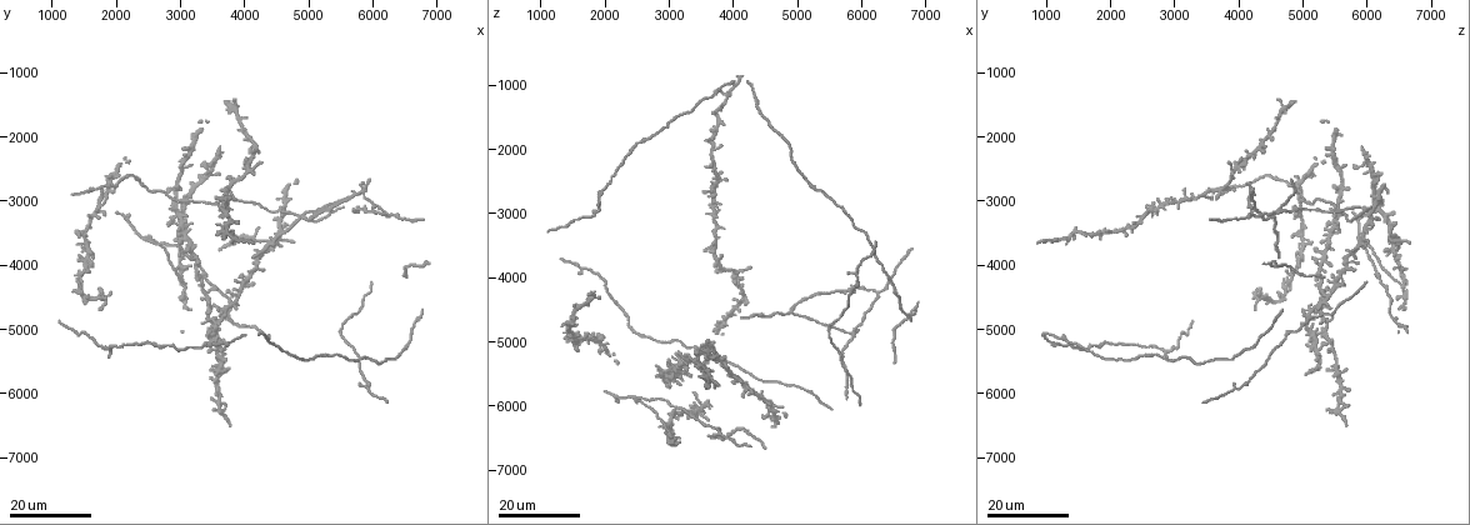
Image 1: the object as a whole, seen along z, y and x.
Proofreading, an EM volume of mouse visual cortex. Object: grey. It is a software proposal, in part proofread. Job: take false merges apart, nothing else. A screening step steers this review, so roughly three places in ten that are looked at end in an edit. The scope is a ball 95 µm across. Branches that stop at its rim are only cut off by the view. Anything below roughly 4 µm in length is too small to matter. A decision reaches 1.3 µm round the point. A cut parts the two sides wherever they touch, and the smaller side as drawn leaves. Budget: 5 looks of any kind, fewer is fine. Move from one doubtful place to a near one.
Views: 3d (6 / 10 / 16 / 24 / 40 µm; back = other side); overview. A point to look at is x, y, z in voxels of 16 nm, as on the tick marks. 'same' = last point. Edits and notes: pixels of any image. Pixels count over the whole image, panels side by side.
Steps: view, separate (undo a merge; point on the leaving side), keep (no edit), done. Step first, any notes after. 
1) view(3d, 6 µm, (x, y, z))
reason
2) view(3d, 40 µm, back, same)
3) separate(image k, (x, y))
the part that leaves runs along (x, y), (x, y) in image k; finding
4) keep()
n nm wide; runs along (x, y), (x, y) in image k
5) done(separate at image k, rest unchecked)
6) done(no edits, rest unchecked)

view(3d, 16 µm, (6400, 3250, 4200))

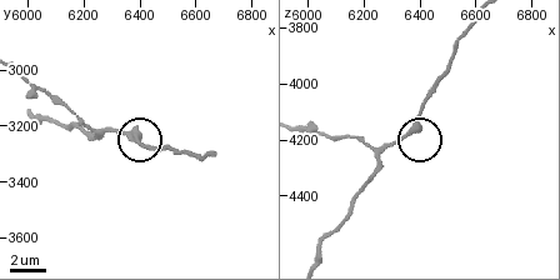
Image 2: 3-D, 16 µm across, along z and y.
view(3d, 10 µm, (6400, 3250, 4150))

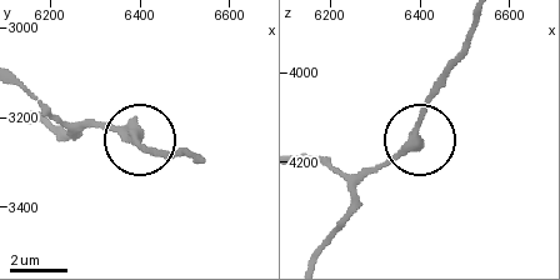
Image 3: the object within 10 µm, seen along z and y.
keep()
runs along (26, 118), (58, 131), (120, 124), (155, 153) in image 3; one cell here

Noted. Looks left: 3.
view(3d, 24 µm, (5850, 2850, 4200))

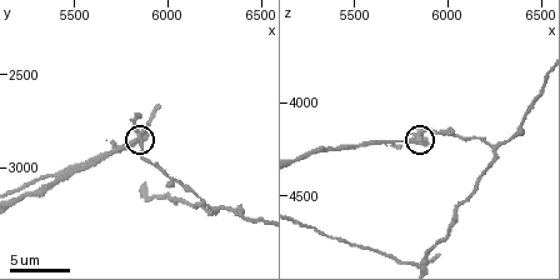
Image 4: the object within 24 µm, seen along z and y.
view(3d, 6 µm, (5820, 2860, 4200))

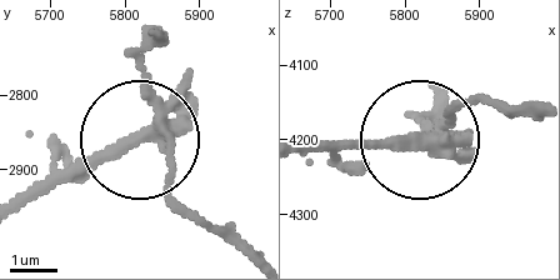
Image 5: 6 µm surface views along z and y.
separate(image 5, (95, 151))
the part that leaves runs along (154, 123), (26, 186) in image 5; two cells meet here

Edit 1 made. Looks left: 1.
done(separate at image 5, rest unchecked)

